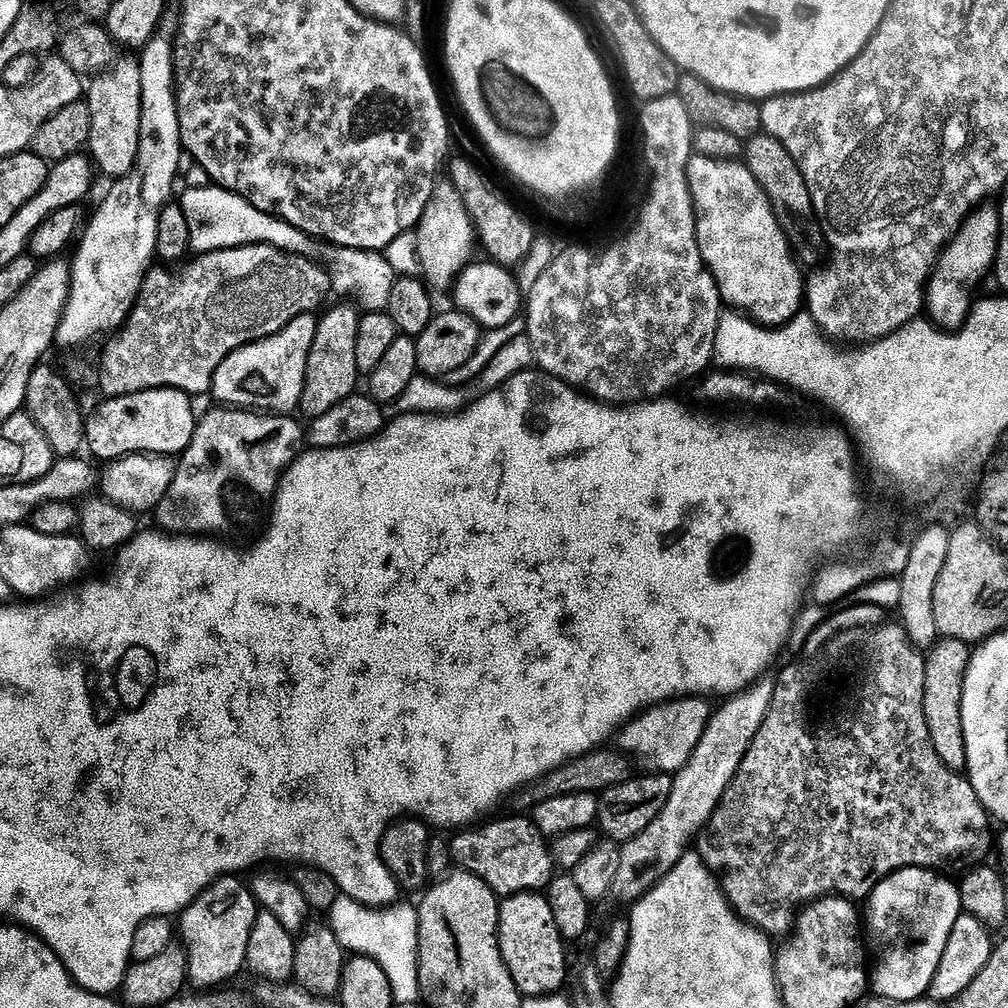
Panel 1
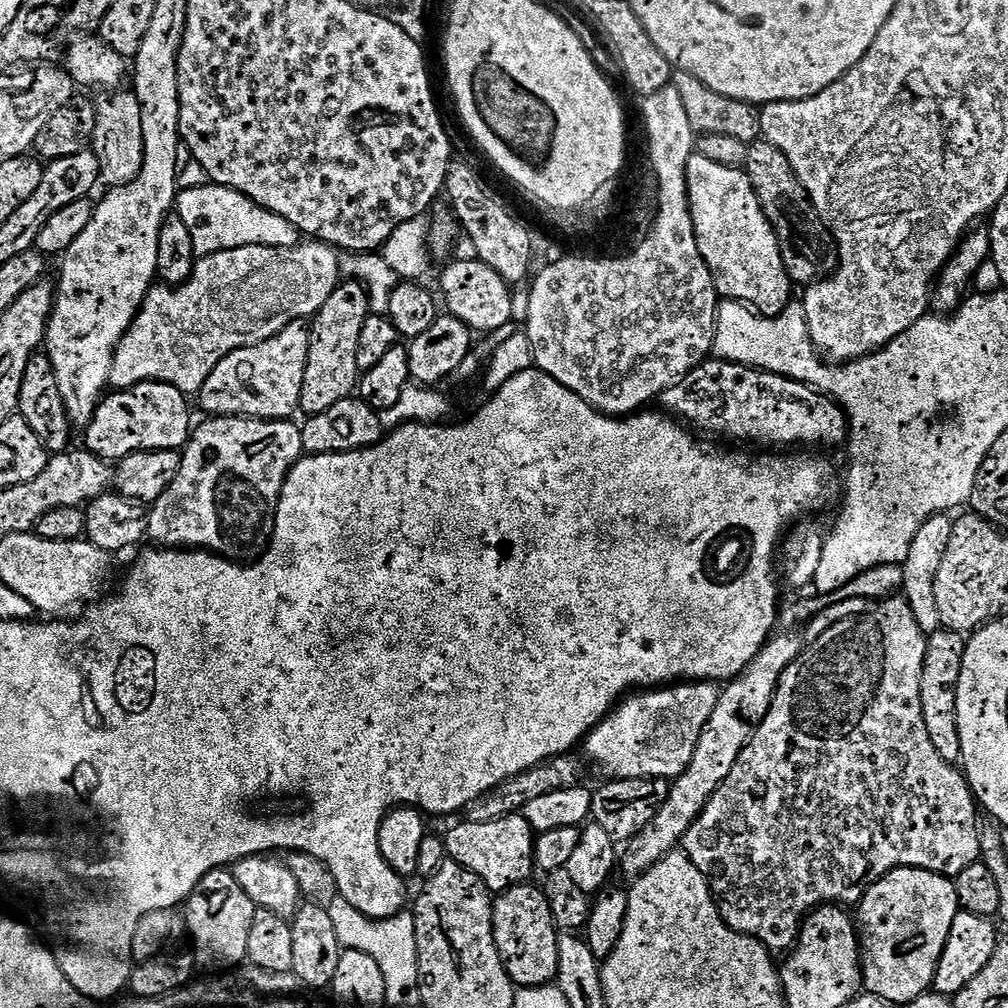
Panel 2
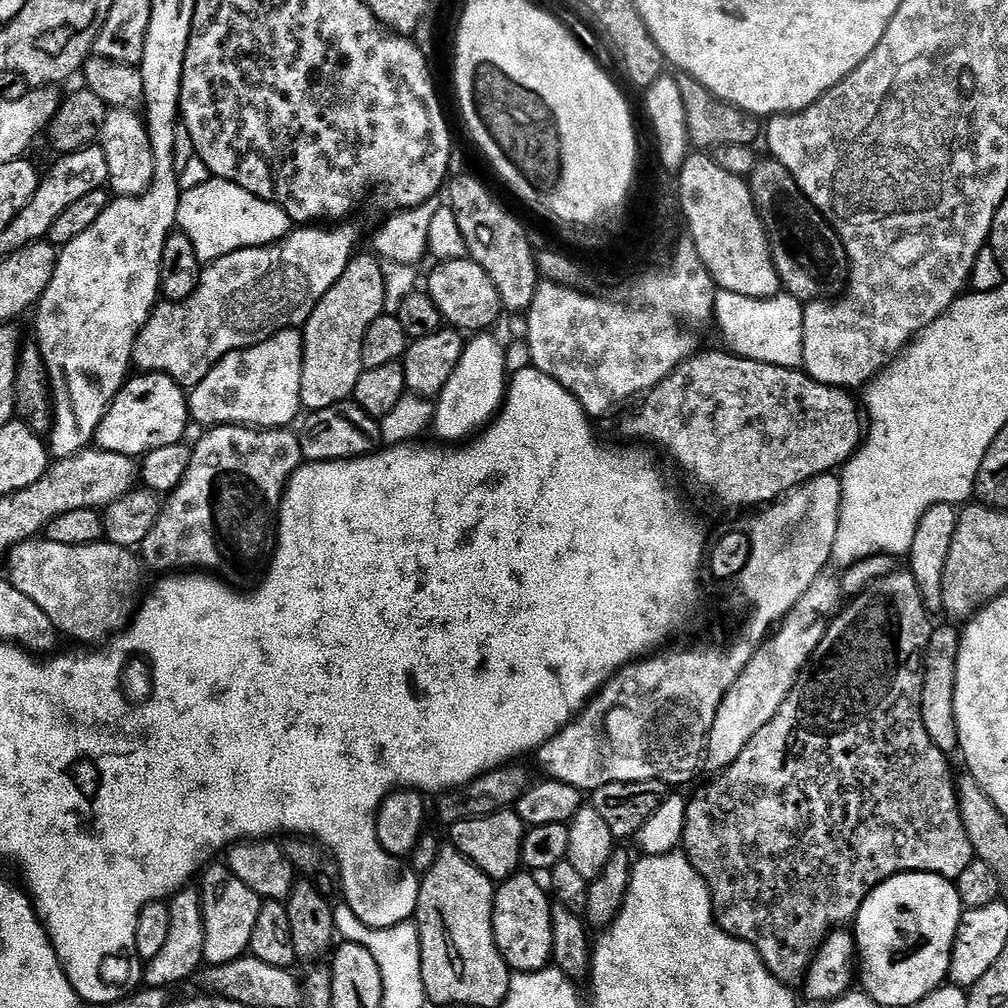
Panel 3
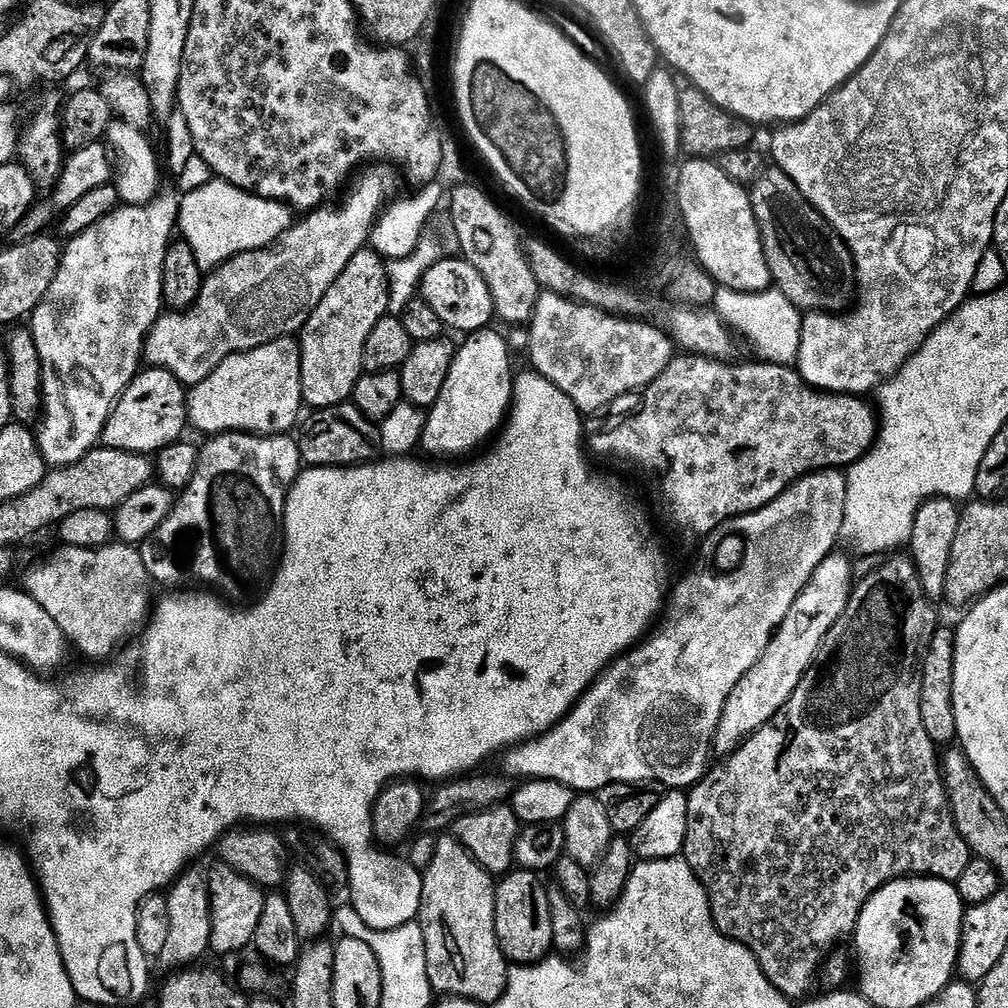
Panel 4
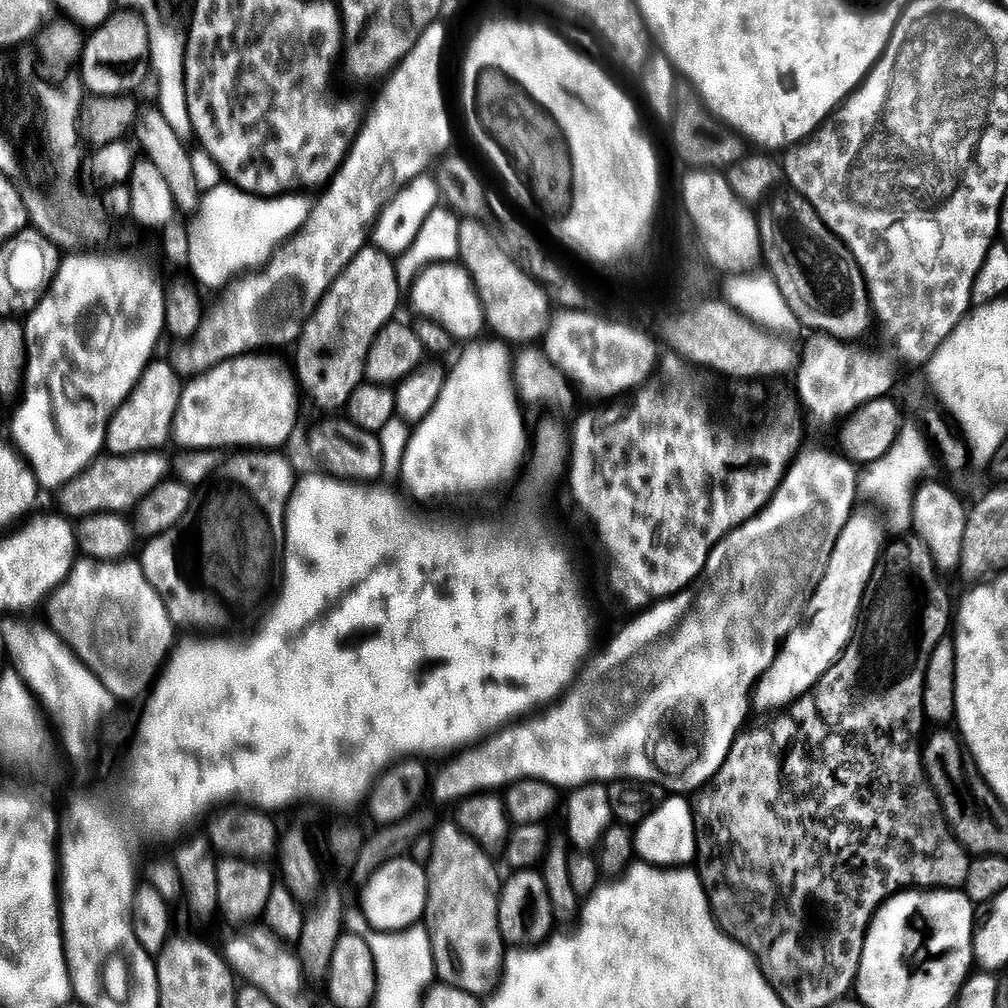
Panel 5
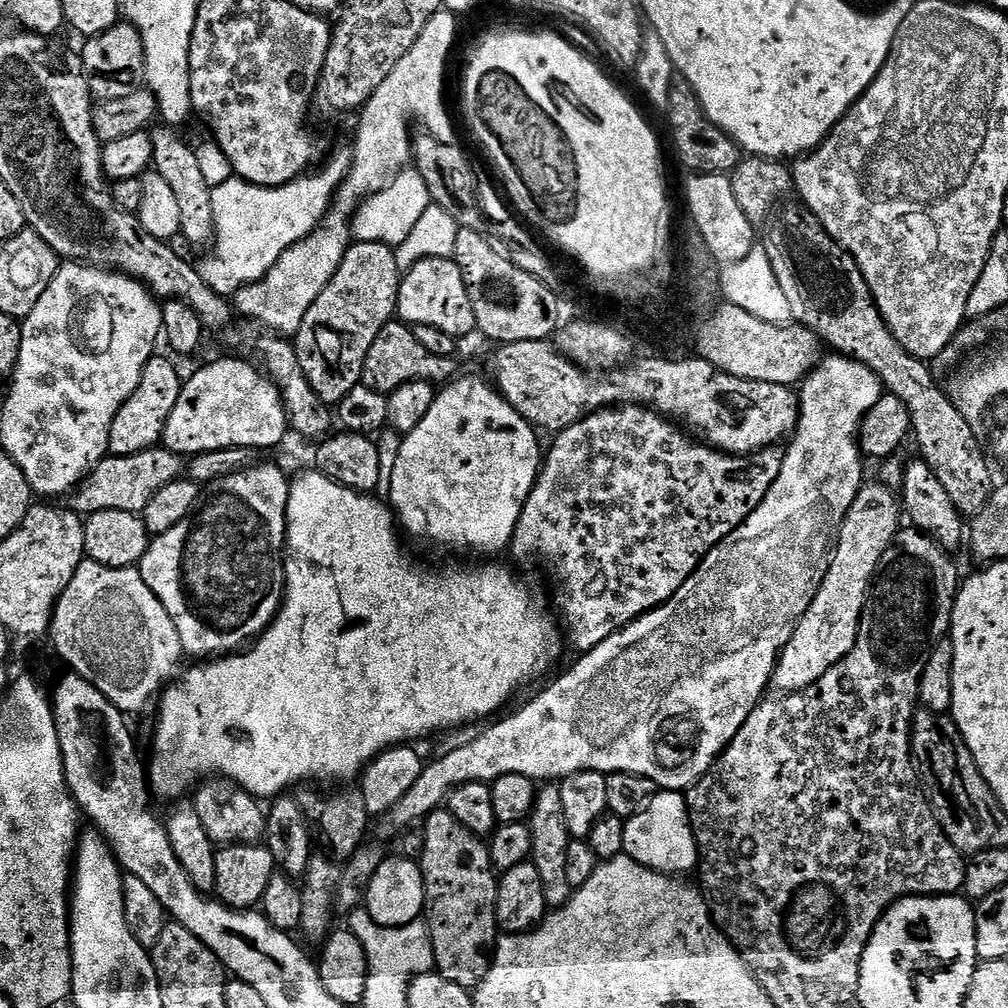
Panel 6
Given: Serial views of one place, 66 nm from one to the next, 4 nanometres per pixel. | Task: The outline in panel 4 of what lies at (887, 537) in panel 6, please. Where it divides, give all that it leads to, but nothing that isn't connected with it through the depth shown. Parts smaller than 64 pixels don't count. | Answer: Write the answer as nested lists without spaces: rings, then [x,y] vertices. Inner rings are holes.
[[[833,554],[825,558],[822,566],[814,570],[810,582],[794,602],[790,614],[780,623],[780,629],[772,635],[756,665],[734,686],[720,715],[716,727],[714,748],[723,754],[731,754],[761,726],[777,716],[780,707],[792,697],[798,682],[817,663],[820,647],[825,647],[830,633],[843,616],[848,597],[852,595],[852,564],[844,556]]]

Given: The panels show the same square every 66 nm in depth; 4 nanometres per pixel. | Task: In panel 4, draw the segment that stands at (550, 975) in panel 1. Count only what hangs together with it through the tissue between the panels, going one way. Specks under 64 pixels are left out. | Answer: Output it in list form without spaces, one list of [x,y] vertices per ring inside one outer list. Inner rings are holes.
[[[513,870],[496,885],[496,909],[494,910],[496,938],[500,943],[502,954],[516,966],[535,966],[553,951],[548,888],[540,885],[540,880],[541,877],[535,872]]]

